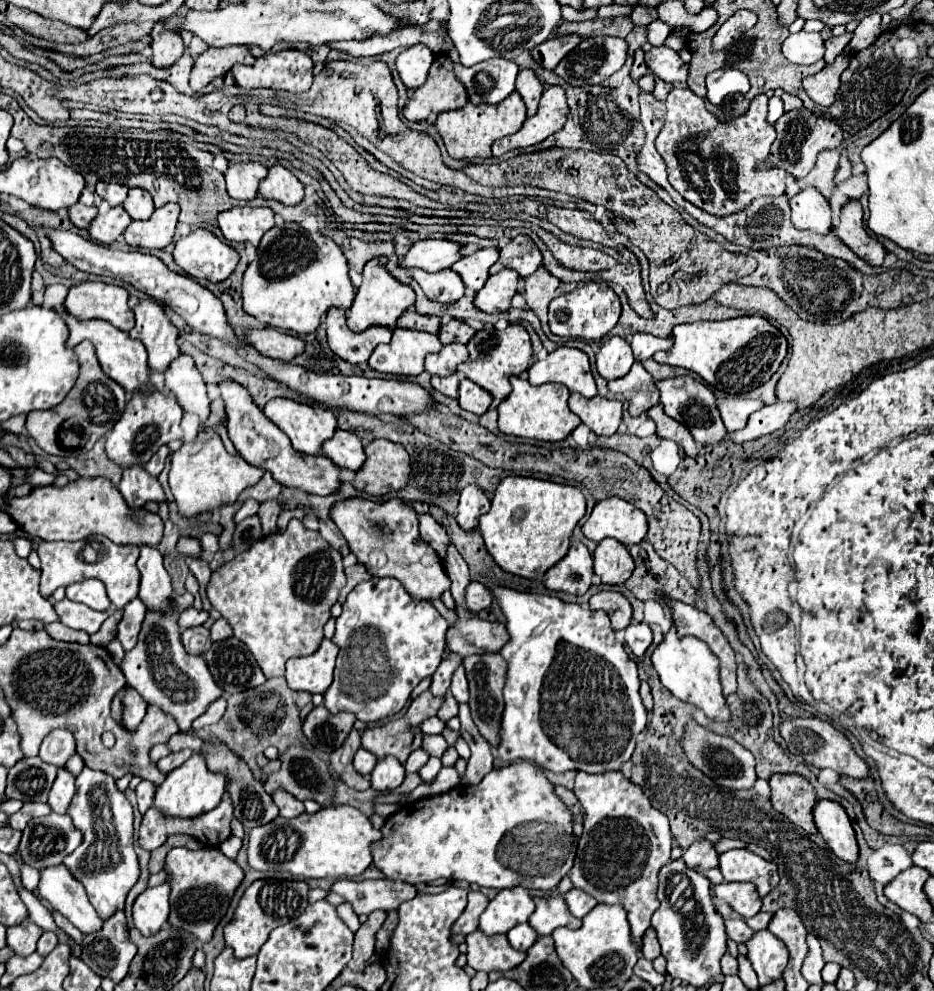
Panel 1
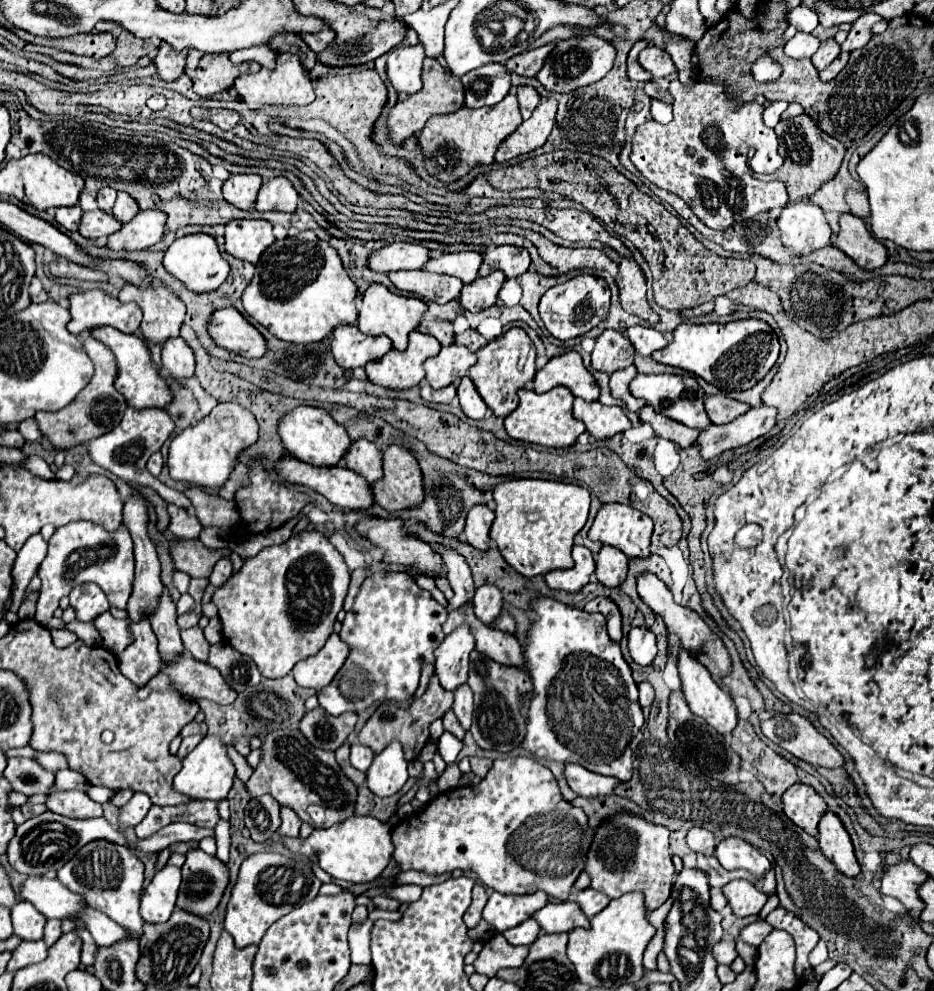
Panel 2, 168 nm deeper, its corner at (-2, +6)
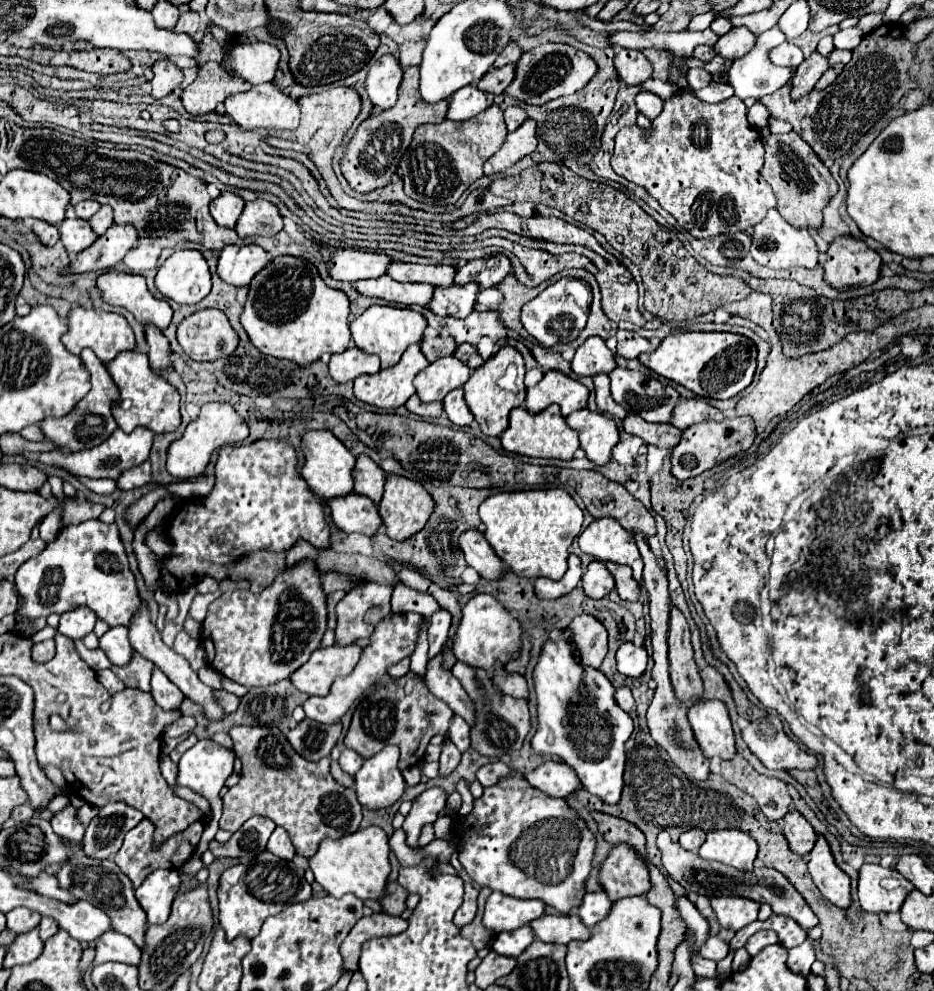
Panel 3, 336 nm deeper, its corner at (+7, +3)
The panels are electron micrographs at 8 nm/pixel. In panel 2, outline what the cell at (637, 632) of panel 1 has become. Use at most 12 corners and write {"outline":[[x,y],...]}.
{"outline":[[631,628],[629,652],[641,666],[657,654],[655,634],[649,628]]}

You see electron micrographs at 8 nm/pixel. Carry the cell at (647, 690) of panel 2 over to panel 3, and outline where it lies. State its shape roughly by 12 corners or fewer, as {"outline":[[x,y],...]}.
{"outline":[[628,687],[616,691],[616,703],[626,713],[634,705],[634,697]]}

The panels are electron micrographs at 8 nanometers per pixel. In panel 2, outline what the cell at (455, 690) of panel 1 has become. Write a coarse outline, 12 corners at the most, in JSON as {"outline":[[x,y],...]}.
{"outline":[[467,684],[455,690],[453,710],[465,730],[471,726],[473,692]]}

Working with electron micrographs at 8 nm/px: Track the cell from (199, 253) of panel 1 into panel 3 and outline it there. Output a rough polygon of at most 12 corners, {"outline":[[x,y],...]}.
{"outline":[[174,251],[156,289],[182,305],[212,289],[198,251]]}

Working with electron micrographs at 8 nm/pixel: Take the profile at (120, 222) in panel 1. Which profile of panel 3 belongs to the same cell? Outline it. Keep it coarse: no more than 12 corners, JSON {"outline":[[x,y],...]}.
{"outline":[[64,219],[60,241],[68,253],[80,253],[98,237],[88,221]]}

